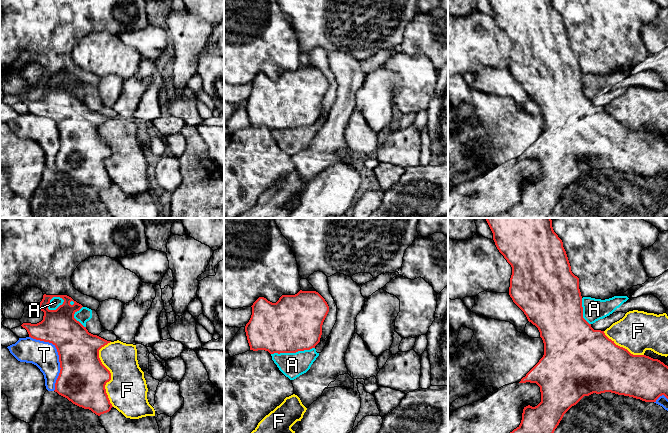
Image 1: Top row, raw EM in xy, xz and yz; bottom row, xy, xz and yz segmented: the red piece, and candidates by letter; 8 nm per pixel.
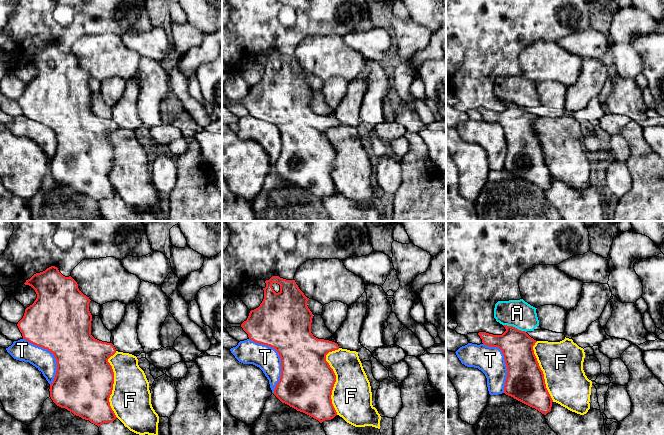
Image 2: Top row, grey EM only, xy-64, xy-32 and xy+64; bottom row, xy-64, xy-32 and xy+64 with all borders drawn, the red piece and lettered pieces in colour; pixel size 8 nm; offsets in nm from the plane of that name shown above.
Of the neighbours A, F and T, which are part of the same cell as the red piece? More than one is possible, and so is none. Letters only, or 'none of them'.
none of them

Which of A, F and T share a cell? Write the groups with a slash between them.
A / F / T

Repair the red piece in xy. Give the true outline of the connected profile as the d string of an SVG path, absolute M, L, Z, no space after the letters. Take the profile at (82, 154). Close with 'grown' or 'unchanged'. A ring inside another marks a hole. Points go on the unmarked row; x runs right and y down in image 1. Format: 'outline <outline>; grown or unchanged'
outline M44 70L43 75L38 82L40 86L44 88L43 96L37 100L23 99L21 102L27 106L29 113L36 116L52 119L56 123L59 131L61 145L55 159L54 167L59 171L67 174L73 180L84 185L89 185L98 192L109 188L113 182L110 179L110 176L106 169L105 161L111 156L111 149L102 140L99 134L99 126L111 117L107 117L97 111L89 109L86 103L84 103L79 97L74 94L74 90L83 82L67 71ZM53 73L60 73L64 76L64 78L56 86L49 86L48 80Z; unchanged

